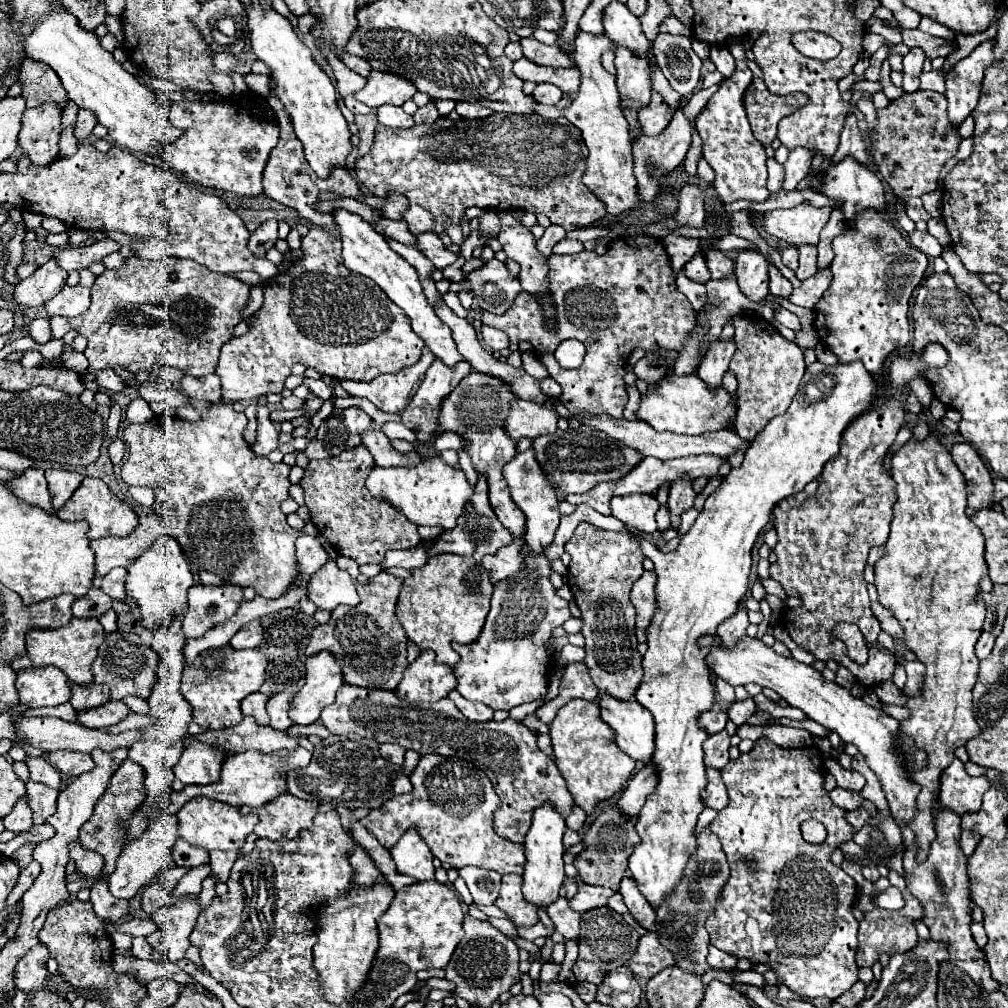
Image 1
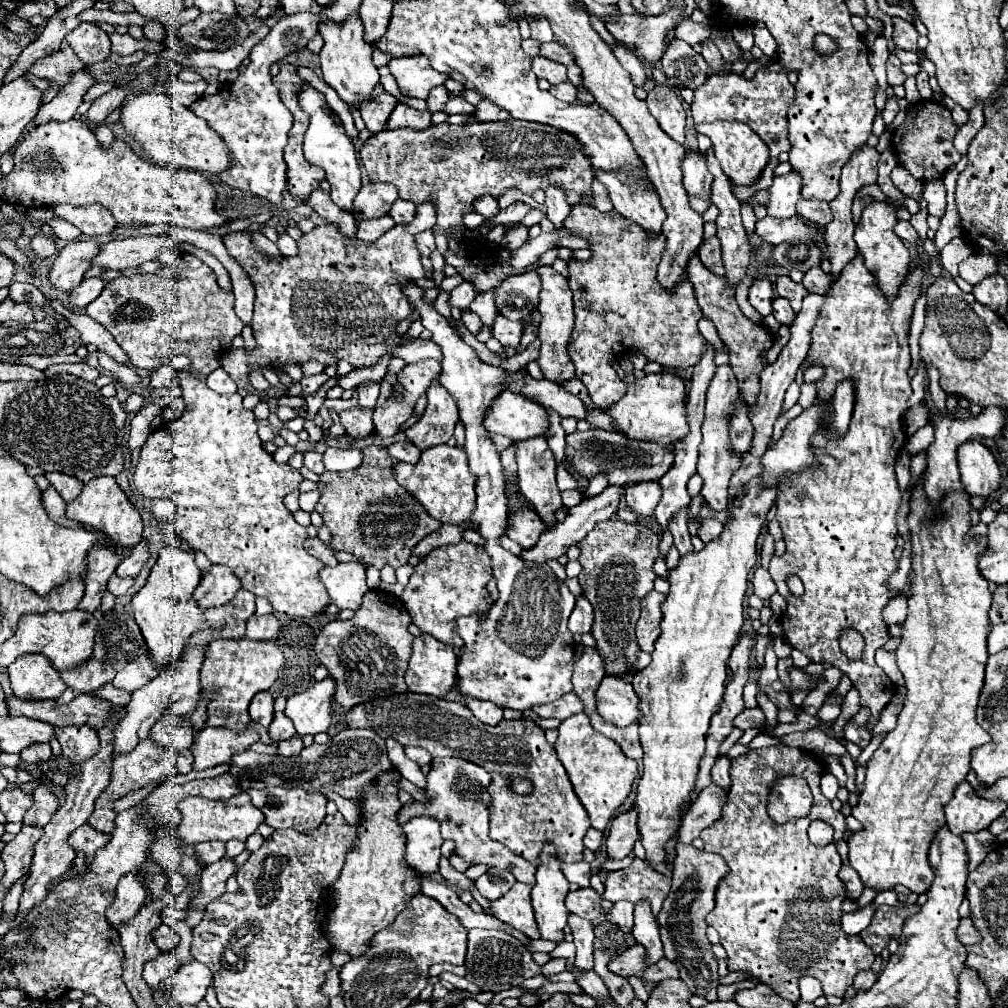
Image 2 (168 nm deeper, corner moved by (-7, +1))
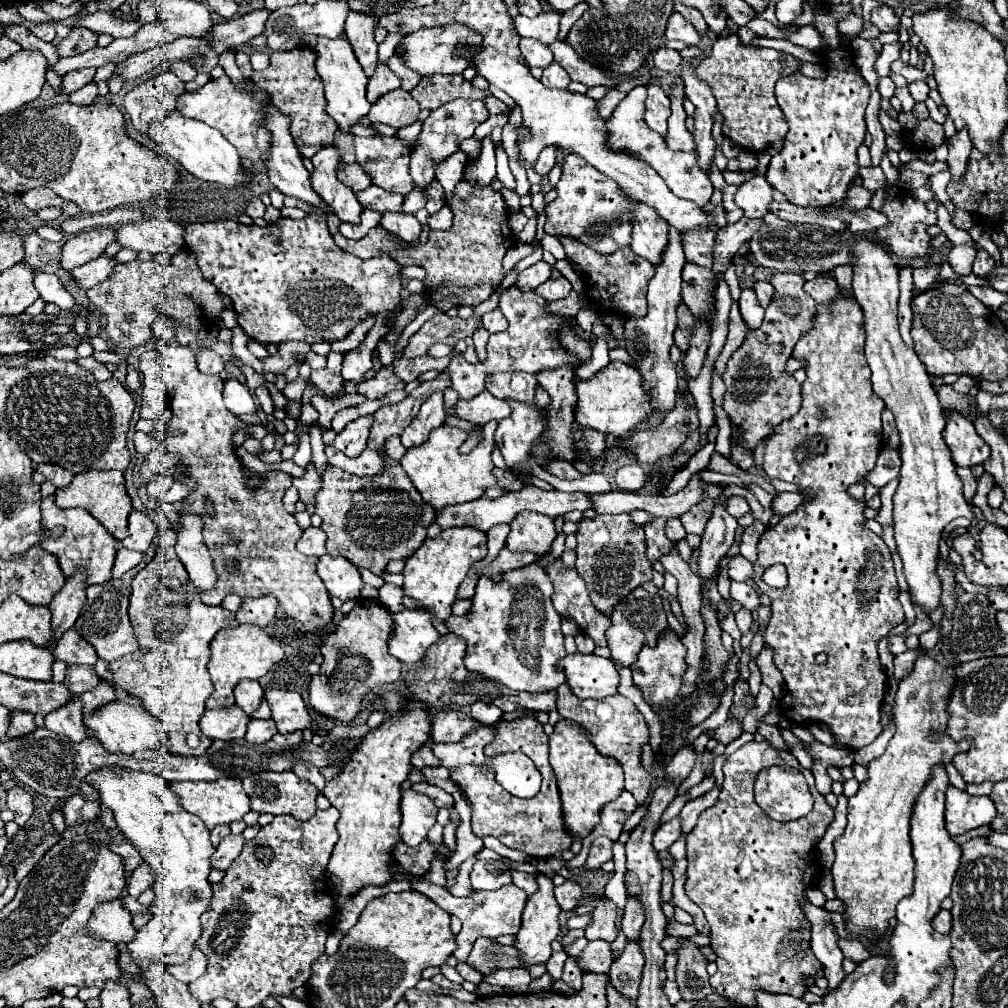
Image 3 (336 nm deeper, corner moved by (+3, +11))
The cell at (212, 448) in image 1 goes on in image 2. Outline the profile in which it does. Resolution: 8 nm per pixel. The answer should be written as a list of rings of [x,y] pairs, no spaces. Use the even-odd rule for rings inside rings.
[[[177,370],[175,374],[185,412],[147,438],[135,470],[135,488],[141,494],[171,498],[177,504],[177,534],[187,540],[191,548],[201,550],[211,564],[227,564],[241,580],[241,588],[267,598],[275,612],[293,618],[313,618],[321,614],[329,606],[329,594],[319,580],[323,564],[305,552],[303,542],[307,540],[307,532],[283,504],[283,498],[299,488],[303,476],[287,464],[277,464],[263,448],[257,436],[257,420],[253,412],[243,408],[241,394],[217,394],[209,390],[199,376],[187,370]]]

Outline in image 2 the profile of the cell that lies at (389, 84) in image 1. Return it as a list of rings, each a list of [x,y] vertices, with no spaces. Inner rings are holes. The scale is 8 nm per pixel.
[[[409,56],[409,58],[393,58],[389,62],[391,74],[397,78],[401,94],[409,94],[411,98],[427,100],[429,92],[445,84],[449,76],[433,70],[429,58],[425,56]]]

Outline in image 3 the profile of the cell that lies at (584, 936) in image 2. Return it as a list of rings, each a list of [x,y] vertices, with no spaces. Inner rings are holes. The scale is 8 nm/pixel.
[[[569,956],[567,962],[565,962],[565,968],[563,968],[563,980],[565,980],[573,990],[579,990],[579,988],[581,988],[581,976],[583,976],[583,972],[581,972],[579,966],[577,966],[577,958]]]

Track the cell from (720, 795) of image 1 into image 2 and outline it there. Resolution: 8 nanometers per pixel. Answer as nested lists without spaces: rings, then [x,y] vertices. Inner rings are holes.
[[[715,784],[707,786],[701,792],[701,796],[689,806],[685,818],[681,820],[679,842],[691,844],[701,834],[703,828],[713,824],[713,820],[719,820],[725,802],[727,802],[727,794],[721,792],[721,788],[717,788]]]

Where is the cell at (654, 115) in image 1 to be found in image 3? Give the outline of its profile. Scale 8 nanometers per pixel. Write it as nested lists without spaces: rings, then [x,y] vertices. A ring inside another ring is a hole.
[[[647,86],[647,100],[645,100],[645,122],[651,130],[659,132],[663,138],[667,134],[667,118],[671,116],[671,100],[663,92],[661,86]]]

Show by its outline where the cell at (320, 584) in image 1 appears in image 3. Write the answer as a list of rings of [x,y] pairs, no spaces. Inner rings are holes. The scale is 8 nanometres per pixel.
[[[321,556],[317,562],[317,574],[325,582],[329,596],[337,596],[343,602],[359,598],[363,580],[359,570],[343,556]]]

